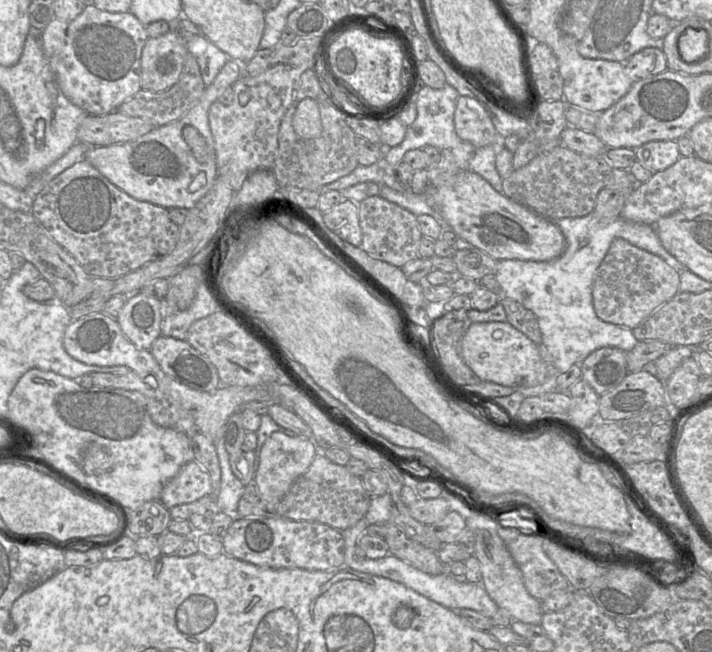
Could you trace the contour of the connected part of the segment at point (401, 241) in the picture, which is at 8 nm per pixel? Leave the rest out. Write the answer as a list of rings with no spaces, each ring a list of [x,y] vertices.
[[[378,195],[360,202],[358,215],[363,237],[360,247],[372,257],[399,268],[419,257],[418,249],[423,235],[413,213]]]

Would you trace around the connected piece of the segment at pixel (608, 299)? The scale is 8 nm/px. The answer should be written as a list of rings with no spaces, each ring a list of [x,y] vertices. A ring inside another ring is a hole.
[[[616,238],[599,266],[593,285],[593,305],[597,316],[609,323],[631,329],[679,292],[679,273],[662,258]]]

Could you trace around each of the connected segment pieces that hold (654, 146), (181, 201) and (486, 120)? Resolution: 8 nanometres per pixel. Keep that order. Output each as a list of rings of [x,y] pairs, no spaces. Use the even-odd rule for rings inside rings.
[[[657,140],[635,149],[636,160],[652,170],[663,171],[672,166],[681,157],[677,141]]]
[[[229,59],[214,81],[205,88],[198,103],[180,119],[166,125],[156,126],[150,132],[132,141],[91,148],[85,154],[85,160],[92,164],[111,183],[137,200],[150,202],[166,209],[174,207],[191,209],[211,189],[218,177],[215,142],[208,117],[209,108],[212,103],[218,101],[224,90],[228,86],[232,86],[241,76],[242,64]],[[188,125],[197,129],[207,144],[208,159],[204,163],[197,161],[191,148],[183,138],[182,130]]]
[[[459,96],[454,113],[455,131],[460,139],[481,148],[497,144],[504,147],[503,139],[483,106],[474,98]]]

